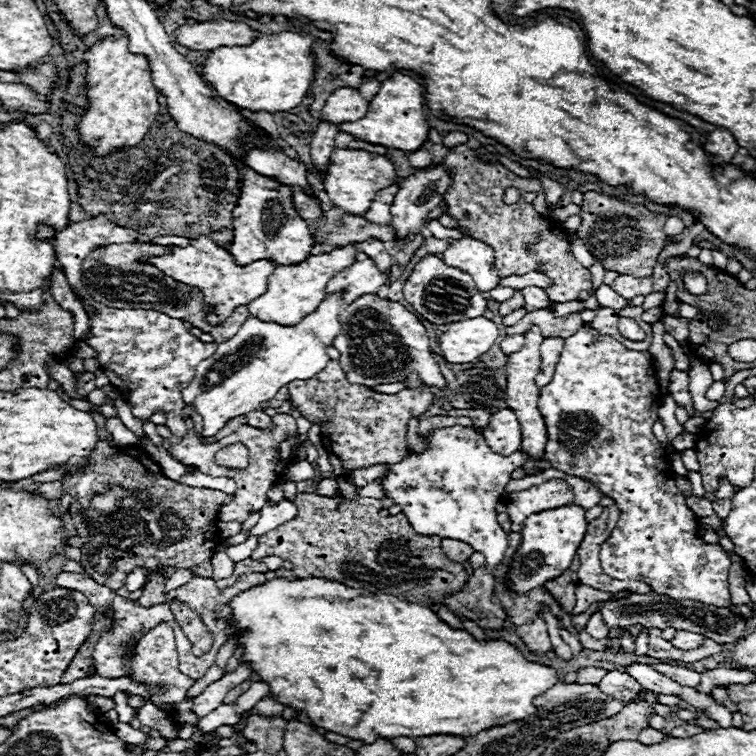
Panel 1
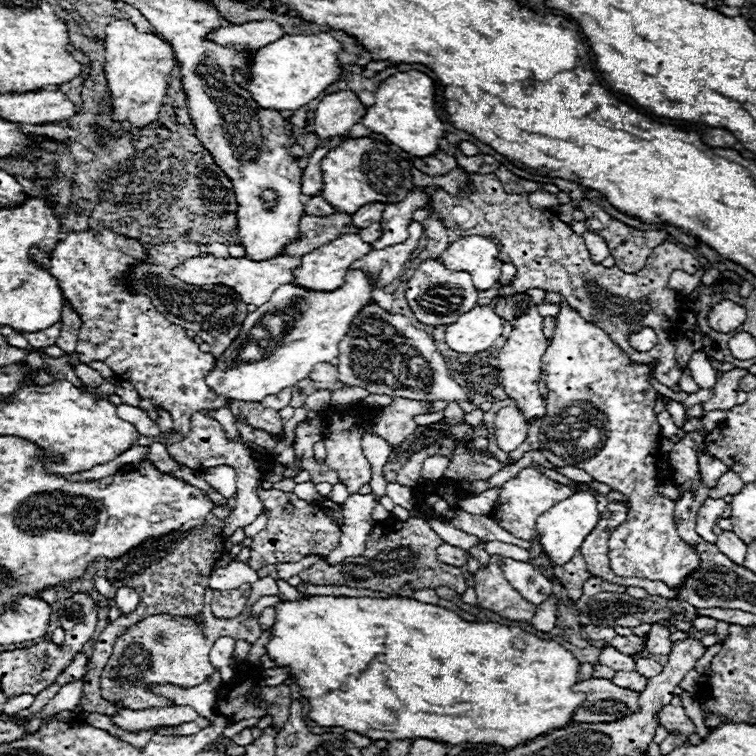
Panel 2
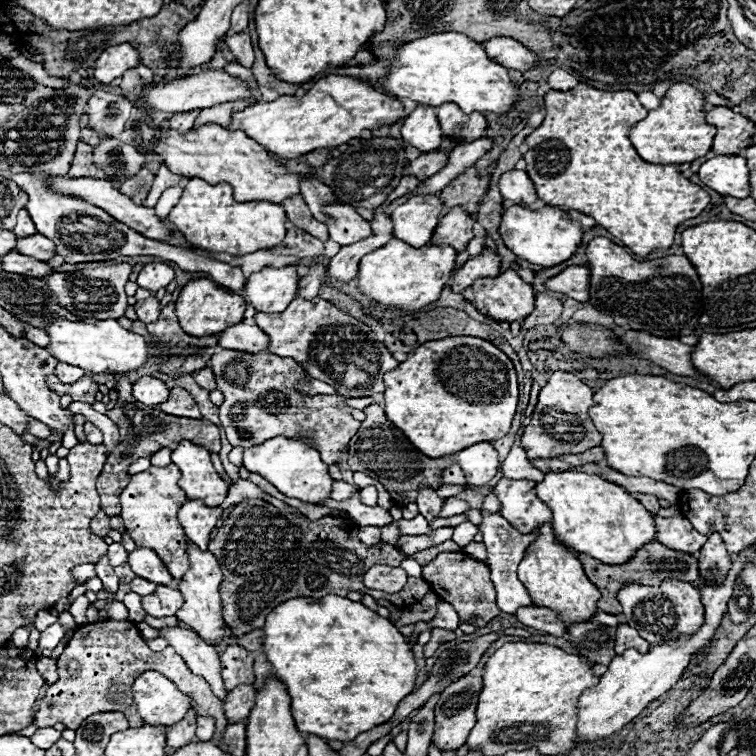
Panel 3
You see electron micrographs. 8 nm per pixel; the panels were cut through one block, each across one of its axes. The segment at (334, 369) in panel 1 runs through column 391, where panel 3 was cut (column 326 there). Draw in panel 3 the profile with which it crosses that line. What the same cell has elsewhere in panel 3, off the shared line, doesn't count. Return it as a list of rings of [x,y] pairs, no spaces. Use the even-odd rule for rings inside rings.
[[[218,348],[210,360],[210,368],[218,390],[224,394],[220,422],[232,446],[250,448],[274,436],[290,436],[318,448],[326,464],[336,464],[340,450],[348,446],[360,428],[360,422],[350,416],[352,408],[344,402],[344,396],[306,396],[296,390],[296,384],[306,378],[306,372],[292,358],[280,358],[272,352],[250,354]]]

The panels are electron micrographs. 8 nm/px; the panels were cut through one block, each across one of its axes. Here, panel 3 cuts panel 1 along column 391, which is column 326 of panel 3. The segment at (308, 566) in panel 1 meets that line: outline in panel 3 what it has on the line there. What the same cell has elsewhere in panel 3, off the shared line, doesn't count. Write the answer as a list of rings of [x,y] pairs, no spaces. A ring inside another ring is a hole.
[[[244,498],[224,520],[218,536],[208,544],[208,550],[218,558],[224,572],[224,580],[220,584],[224,622],[236,636],[242,636],[262,628],[264,616],[268,616],[274,606],[296,596],[310,596],[318,600],[326,594],[346,596],[350,590],[374,596],[376,590],[362,584],[364,572],[374,564],[398,566],[406,558],[428,564],[438,552],[458,552],[462,548],[456,542],[446,540],[408,556],[392,544],[362,544],[358,540],[358,526],[352,520],[348,524],[346,520],[324,516],[310,524],[298,524],[294,514],[284,512],[282,516],[280,510],[260,498]]]

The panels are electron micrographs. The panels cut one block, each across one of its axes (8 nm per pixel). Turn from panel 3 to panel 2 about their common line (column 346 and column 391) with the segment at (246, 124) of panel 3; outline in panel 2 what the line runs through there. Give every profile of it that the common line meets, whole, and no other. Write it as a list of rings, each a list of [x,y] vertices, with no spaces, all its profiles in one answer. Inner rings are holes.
[[[418,70],[398,72],[386,78],[374,94],[376,94],[376,102],[366,110],[362,118],[364,126],[368,126],[372,132],[384,134],[392,144],[400,146],[404,152],[412,156],[424,158],[438,152],[440,138],[446,136],[446,130],[442,120],[436,116],[436,108],[434,108],[436,86],[430,76]]]

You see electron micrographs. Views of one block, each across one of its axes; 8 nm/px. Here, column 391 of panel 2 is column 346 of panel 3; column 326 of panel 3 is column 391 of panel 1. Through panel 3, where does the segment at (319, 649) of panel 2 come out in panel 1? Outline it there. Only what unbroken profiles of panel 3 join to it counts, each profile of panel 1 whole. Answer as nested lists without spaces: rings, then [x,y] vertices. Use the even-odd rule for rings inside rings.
[[[274,578],[238,594],[230,606],[234,610],[236,630],[250,630],[238,638],[246,646],[242,662],[250,662],[252,670],[270,684],[270,694],[284,706],[306,712],[316,726],[366,744],[378,738],[392,740],[398,736],[448,734],[468,738],[482,730],[506,726],[536,714],[538,708],[532,700],[558,684],[554,668],[526,660],[504,638],[476,640],[466,630],[450,628],[426,606],[402,602],[390,594],[354,590],[340,582],[322,578],[286,582],[284,578]]]

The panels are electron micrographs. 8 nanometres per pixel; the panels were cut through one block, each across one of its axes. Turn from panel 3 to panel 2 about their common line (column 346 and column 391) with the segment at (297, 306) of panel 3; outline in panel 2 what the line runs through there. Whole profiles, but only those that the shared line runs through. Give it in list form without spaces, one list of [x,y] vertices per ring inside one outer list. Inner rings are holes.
[[[378,304],[366,306],[354,318],[346,338],[338,344],[338,352],[338,380],[360,386],[370,394],[388,394],[392,398],[400,396],[420,402],[472,402],[464,388],[452,380],[432,336],[414,328],[410,318],[384,312]]]

